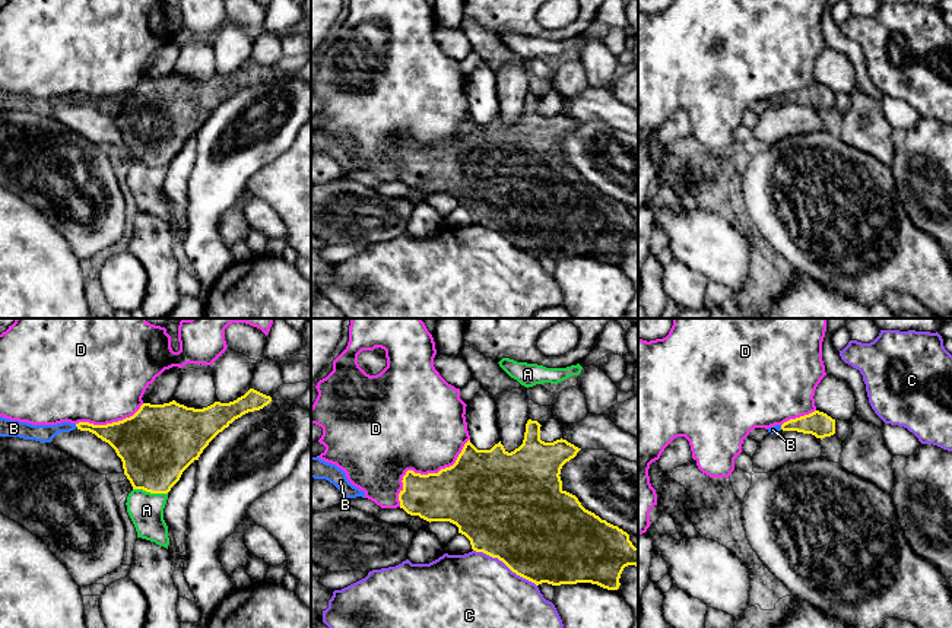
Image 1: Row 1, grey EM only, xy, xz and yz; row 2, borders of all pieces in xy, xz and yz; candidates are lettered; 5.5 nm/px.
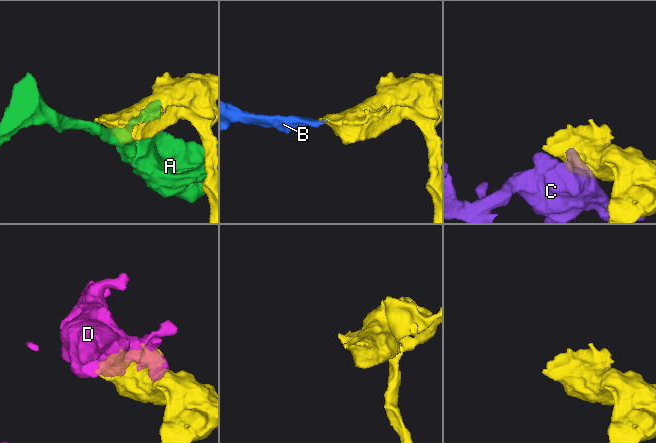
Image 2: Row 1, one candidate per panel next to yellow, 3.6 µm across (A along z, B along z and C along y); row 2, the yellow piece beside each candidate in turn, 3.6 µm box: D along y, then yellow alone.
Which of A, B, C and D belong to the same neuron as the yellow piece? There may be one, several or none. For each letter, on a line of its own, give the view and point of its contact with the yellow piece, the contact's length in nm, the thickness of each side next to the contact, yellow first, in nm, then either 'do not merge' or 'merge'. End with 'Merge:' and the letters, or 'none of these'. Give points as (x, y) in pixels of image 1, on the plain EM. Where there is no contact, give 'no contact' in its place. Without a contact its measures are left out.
A: contact xy (151, 165); length 190 nm; calibres 400 and 190 nm; do not merge
B: contact xy (76, 98); length 30 nm; calibres 160 and 100 nm; merge
C: contact xz (505, 237); length 400 nm; calibres 500 and 500 nm; do not merge
D: contact xz (425, 148); length 550 nm; calibres 360 and 460 nm; do not merge
Merge: B

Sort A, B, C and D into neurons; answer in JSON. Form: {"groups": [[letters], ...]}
{"groups": [["A"], ["B"], ["C"], ["D"]]}

